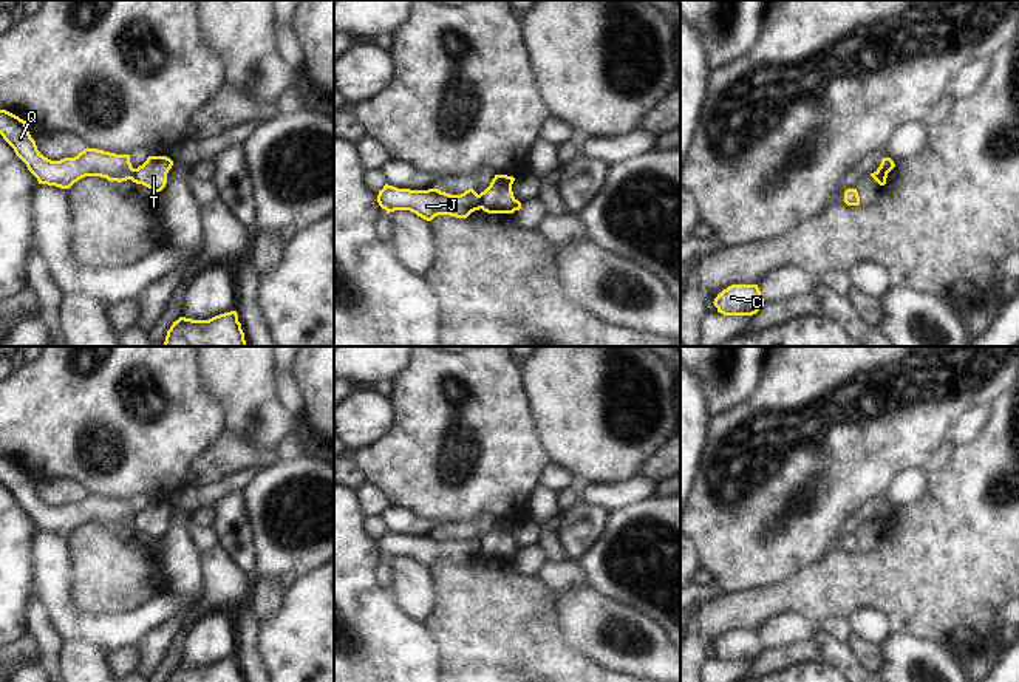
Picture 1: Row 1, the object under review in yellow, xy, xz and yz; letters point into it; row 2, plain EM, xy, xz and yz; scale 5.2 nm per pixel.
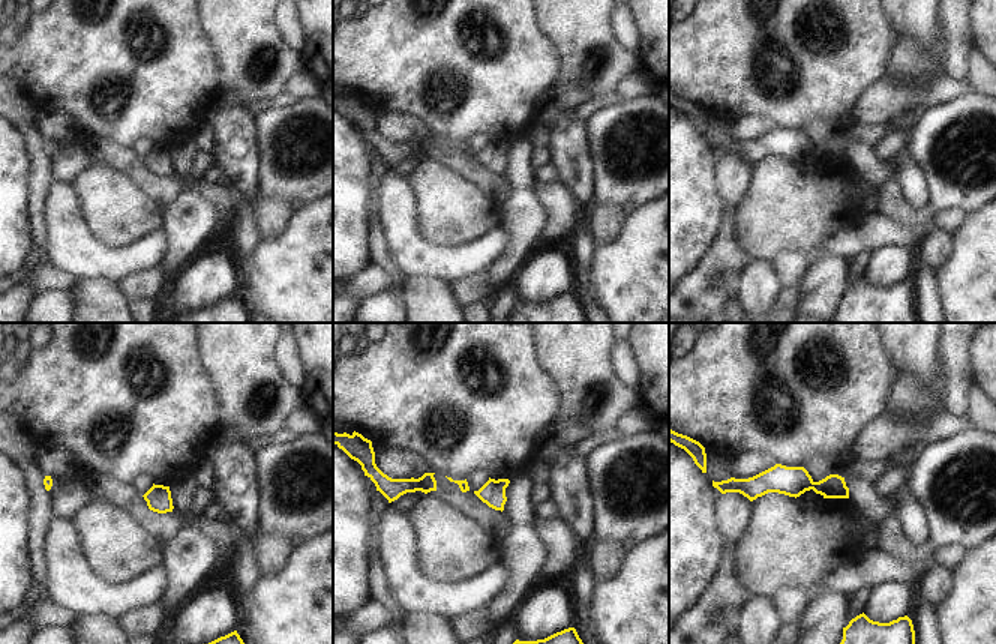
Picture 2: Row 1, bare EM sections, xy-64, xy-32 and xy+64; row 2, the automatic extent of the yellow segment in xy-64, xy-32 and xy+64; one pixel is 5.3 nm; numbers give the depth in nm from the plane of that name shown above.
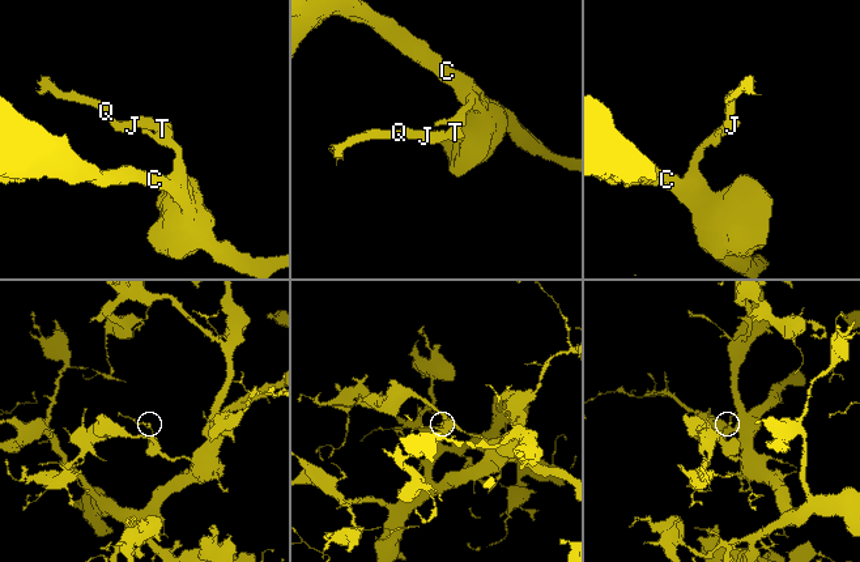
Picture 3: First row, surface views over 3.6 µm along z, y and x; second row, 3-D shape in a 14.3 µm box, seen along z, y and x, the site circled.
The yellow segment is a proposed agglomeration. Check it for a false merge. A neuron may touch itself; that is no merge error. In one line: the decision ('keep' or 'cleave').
cleave

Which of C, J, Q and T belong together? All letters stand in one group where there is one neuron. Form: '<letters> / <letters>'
C T / J Q

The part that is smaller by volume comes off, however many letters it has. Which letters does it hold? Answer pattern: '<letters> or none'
J, Q

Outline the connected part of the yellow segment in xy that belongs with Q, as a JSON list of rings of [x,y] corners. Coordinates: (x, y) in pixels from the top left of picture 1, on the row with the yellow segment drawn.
[[[0,110],[0,135],[26,164],[39,184],[70,189],[85,176],[101,176],[122,182],[130,179],[135,170],[130,155],[116,155],[88,147],[74,158],[51,161],[37,150],[26,121],[6,110]]]

